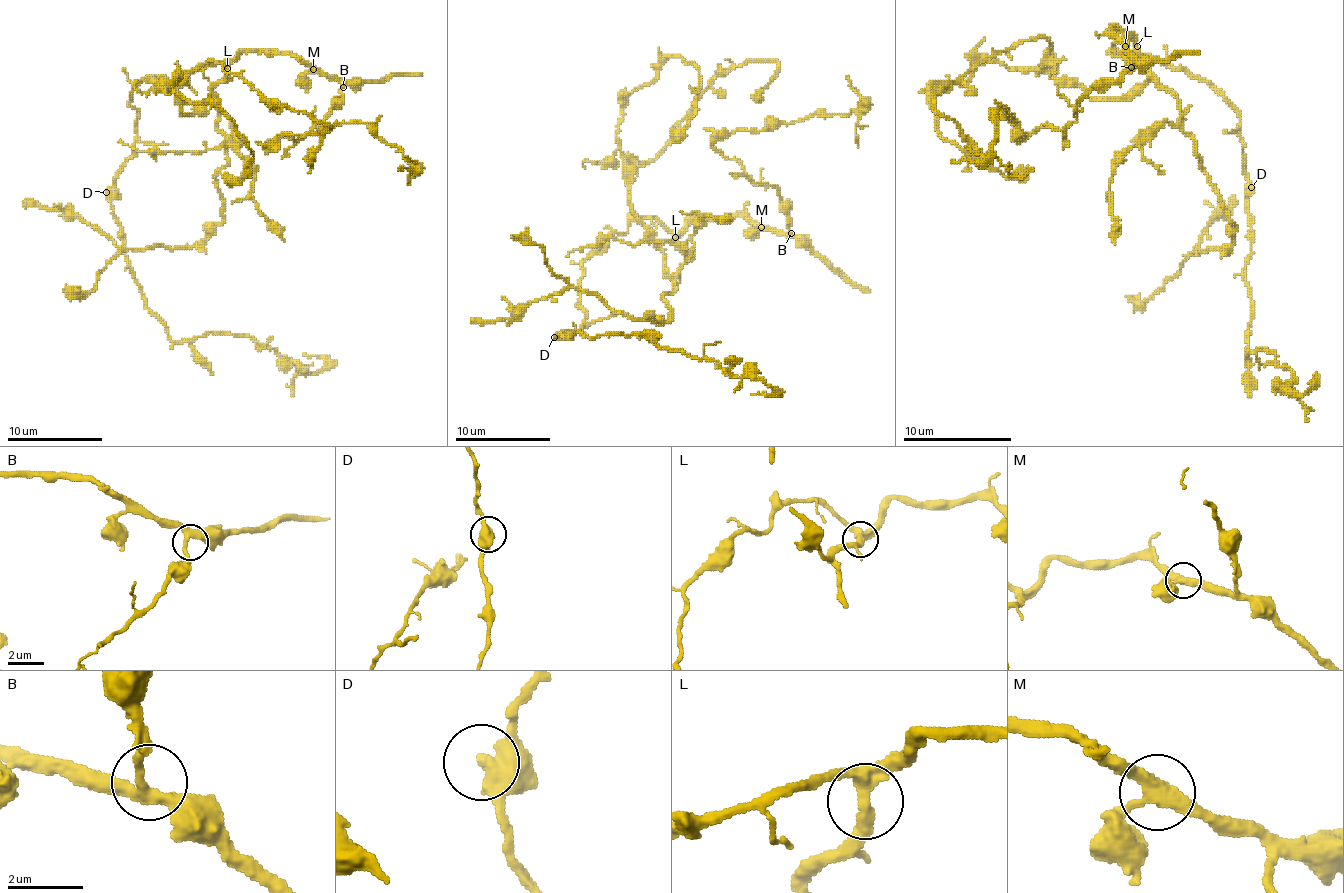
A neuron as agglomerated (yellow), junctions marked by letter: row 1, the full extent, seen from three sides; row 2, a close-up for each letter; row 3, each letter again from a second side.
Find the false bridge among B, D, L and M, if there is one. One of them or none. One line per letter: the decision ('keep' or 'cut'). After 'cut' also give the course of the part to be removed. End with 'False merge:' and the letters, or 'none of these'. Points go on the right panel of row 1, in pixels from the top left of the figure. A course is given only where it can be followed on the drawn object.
B: keep
D: keep
L: keep
M: keep
False merge: none of these

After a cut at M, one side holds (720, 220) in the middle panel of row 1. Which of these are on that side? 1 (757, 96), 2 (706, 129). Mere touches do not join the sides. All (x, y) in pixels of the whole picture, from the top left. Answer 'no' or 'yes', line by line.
1: yes
2: no

